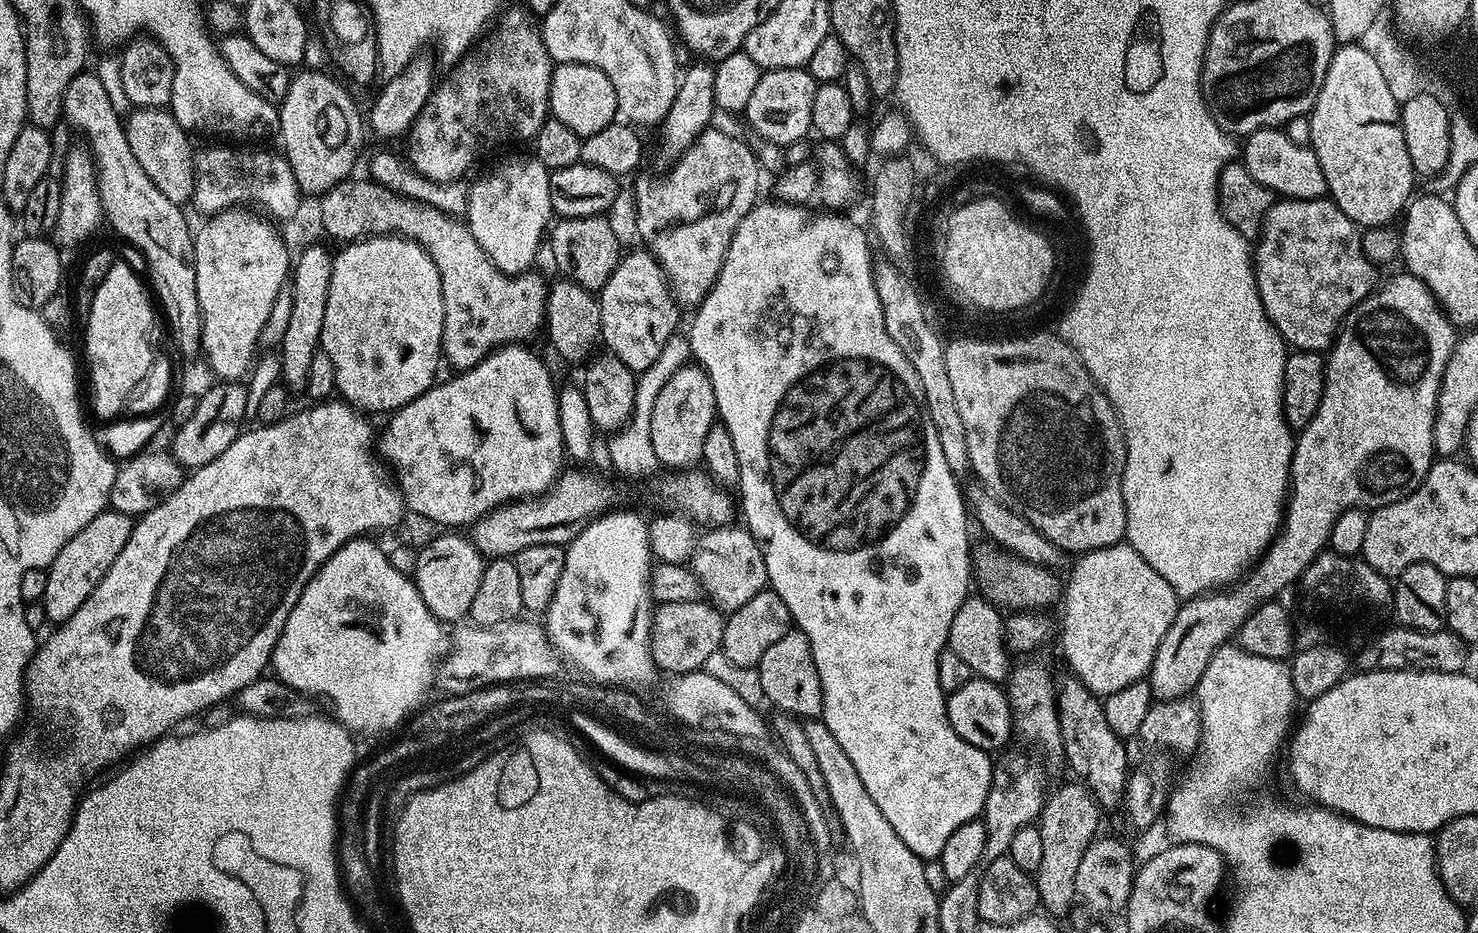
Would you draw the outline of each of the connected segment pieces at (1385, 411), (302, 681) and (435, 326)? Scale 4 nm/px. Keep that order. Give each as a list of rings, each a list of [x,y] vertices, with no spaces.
[[[1400,270],[1397,276],[1392,276],[1388,281],[1381,283],[1374,289],[1369,296],[1362,302],[1358,302],[1356,308],[1348,311],[1348,315],[1344,317],[1340,330],[1336,334],[1335,341],[1327,353],[1326,367],[1324,369],[1324,393],[1322,394],[1322,402],[1318,406],[1318,410],[1314,414],[1314,418],[1308,423],[1305,428],[1299,429],[1298,435],[1295,437],[1296,449],[1292,455],[1292,479],[1290,481],[1290,491],[1284,509],[1284,518],[1280,525],[1280,530],[1276,534],[1275,540],[1268,545],[1264,555],[1252,565],[1250,571],[1239,582],[1233,583],[1231,586],[1219,590],[1213,590],[1203,596],[1194,596],[1191,600],[1185,600],[1177,607],[1176,617],[1174,622],[1170,622],[1170,630],[1166,630],[1166,638],[1162,638],[1162,642],[1158,646],[1158,650],[1154,654],[1154,662],[1152,669],[1148,671],[1146,677],[1147,684],[1152,688],[1153,697],[1156,700],[1183,700],[1191,697],[1196,691],[1198,682],[1202,678],[1202,674],[1206,674],[1206,666],[1210,666],[1210,658],[1214,658],[1214,654],[1219,648],[1229,643],[1240,631],[1242,622],[1246,622],[1246,618],[1250,618],[1250,614],[1259,604],[1265,604],[1267,600],[1277,599],[1292,583],[1294,585],[1301,579],[1303,572],[1321,552],[1328,548],[1328,539],[1330,532],[1334,530],[1334,524],[1338,522],[1338,518],[1346,510],[1351,508],[1363,508],[1365,510],[1375,510],[1386,506],[1390,502],[1398,502],[1402,498],[1406,498],[1413,490],[1422,483],[1426,478],[1426,474],[1434,463],[1434,457],[1437,455],[1435,446],[1435,426],[1437,420],[1437,408],[1439,406],[1440,387],[1443,384],[1444,372],[1447,370],[1448,363],[1452,358],[1452,352],[1456,348],[1458,339],[1457,325],[1453,324],[1447,311],[1442,307],[1436,295],[1428,289],[1417,276],[1413,276],[1407,270]]]
[[[357,538],[346,542],[341,548],[334,550],[334,554],[330,554],[327,562],[313,574],[308,585],[302,590],[294,610],[290,610],[290,618],[286,618],[286,626],[282,630],[280,640],[274,646],[270,661],[271,671],[276,679],[281,680],[287,688],[301,692],[303,696],[309,698],[321,696],[332,707],[331,715],[339,723],[343,724],[349,732],[353,734],[361,732],[364,736],[376,736],[379,732],[388,732],[391,728],[398,727],[408,715],[409,719],[425,707],[429,699],[428,691],[431,690],[432,684],[434,688],[434,681],[438,676],[438,665],[450,647],[449,637],[447,635],[444,637],[445,625],[437,620],[434,614],[430,614],[426,602],[422,602],[422,594],[416,589],[415,583],[409,577],[398,574],[398,570],[390,566],[387,551],[383,547],[380,549],[372,540],[375,539]]]
[[[370,236],[355,242],[348,242],[339,253],[335,253],[330,274],[330,294],[326,294],[326,319],[322,321],[321,349],[330,354],[330,362],[334,362],[334,374],[336,375],[336,392],[353,408],[364,414],[372,412],[384,412],[391,414],[396,409],[406,406],[414,398],[437,383],[436,371],[442,365],[442,326],[444,325],[444,299],[442,298],[442,278],[438,272],[438,266],[434,266],[434,258],[417,240],[408,240],[404,236]]]

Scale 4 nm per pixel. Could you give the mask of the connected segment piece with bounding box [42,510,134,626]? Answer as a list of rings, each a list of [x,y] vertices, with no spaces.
[[[99,512],[94,519],[86,522],[86,526],[82,526],[82,530],[78,530],[78,534],[74,534],[74,538],[70,538],[70,542],[66,542],[66,546],[62,546],[62,550],[58,550],[58,558],[54,558],[54,562],[46,569],[48,577],[42,599],[49,625],[65,624],[78,610],[78,606],[90,598],[94,586],[98,586],[106,570],[114,566],[114,558],[122,554],[132,533],[133,523],[133,517],[121,512]]]

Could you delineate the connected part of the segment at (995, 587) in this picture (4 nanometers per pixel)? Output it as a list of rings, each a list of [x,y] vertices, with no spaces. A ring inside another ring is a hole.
[[[995,547],[976,548],[974,552],[974,580],[985,600],[1004,610],[1044,610],[1047,604],[1057,603],[1062,592],[1062,580],[1051,568],[1043,568]]]

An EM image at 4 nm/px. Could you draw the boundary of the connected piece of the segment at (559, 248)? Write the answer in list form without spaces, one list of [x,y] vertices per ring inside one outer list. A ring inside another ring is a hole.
[[[607,215],[566,216],[551,225],[552,260],[560,267],[561,277],[573,280],[590,293],[599,293],[606,286],[610,274],[620,264],[622,249],[616,237],[616,228]]]

